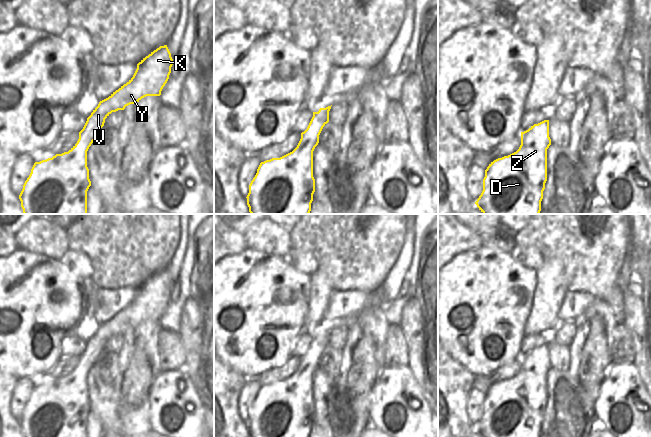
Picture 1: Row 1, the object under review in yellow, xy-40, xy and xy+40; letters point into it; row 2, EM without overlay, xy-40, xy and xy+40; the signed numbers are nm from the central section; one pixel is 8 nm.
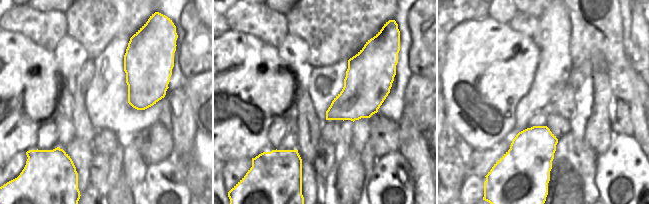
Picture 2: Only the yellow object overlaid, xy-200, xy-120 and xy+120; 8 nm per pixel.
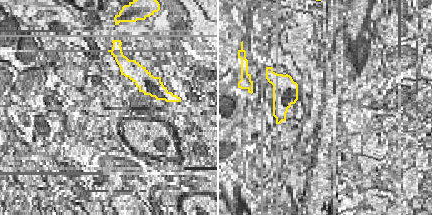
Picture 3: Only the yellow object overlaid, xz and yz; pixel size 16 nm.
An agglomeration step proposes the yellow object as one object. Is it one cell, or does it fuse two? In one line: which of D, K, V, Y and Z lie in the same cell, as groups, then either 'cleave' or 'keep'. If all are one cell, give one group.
D K V Y Z | keep

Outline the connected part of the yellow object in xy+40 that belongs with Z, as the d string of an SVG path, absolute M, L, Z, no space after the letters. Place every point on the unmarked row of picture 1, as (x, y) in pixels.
M549 344L521 356L519 373L491 386L485 394L483 415L475 428L483 437L540 437L547 405L547 373L551 369Z

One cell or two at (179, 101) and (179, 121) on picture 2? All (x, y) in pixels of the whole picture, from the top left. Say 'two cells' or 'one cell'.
one cell

